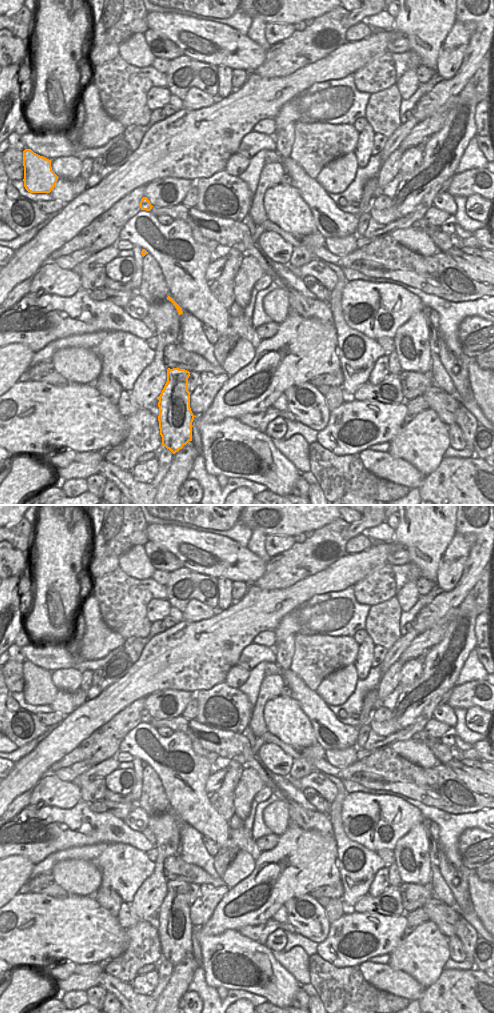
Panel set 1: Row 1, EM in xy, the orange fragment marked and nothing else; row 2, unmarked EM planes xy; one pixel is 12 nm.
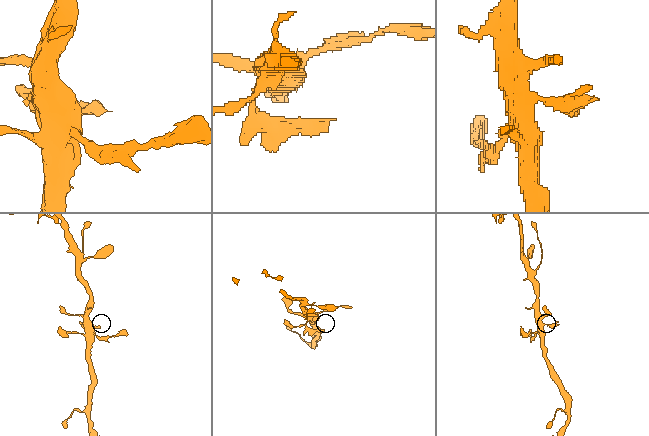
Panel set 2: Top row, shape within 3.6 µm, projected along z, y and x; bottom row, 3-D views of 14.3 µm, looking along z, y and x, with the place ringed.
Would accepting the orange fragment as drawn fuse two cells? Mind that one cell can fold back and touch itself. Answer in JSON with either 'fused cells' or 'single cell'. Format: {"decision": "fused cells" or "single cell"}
{"decision": "fused cells"}

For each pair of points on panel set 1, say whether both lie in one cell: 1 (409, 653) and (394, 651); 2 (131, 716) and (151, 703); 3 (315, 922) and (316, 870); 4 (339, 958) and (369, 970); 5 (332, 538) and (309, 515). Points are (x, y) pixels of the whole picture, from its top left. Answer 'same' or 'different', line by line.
1: different
2: different
3: different
4: different
5: different

